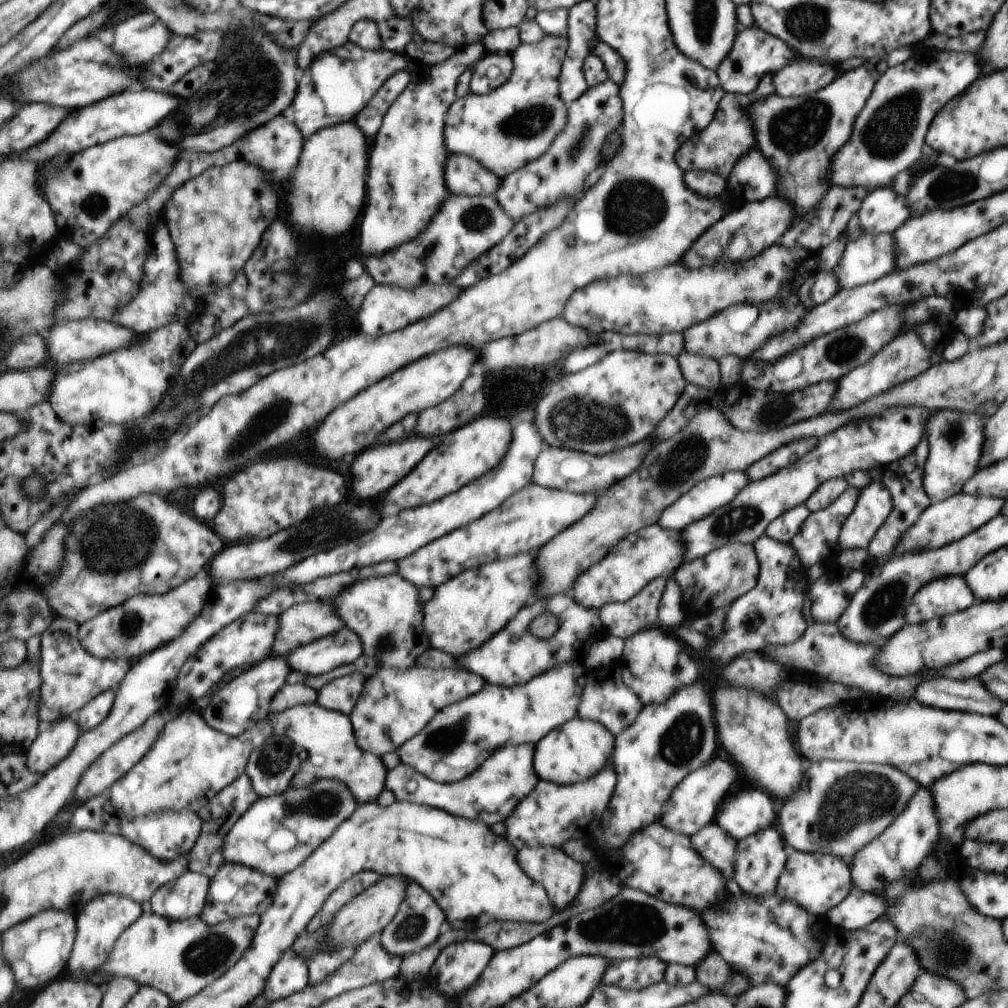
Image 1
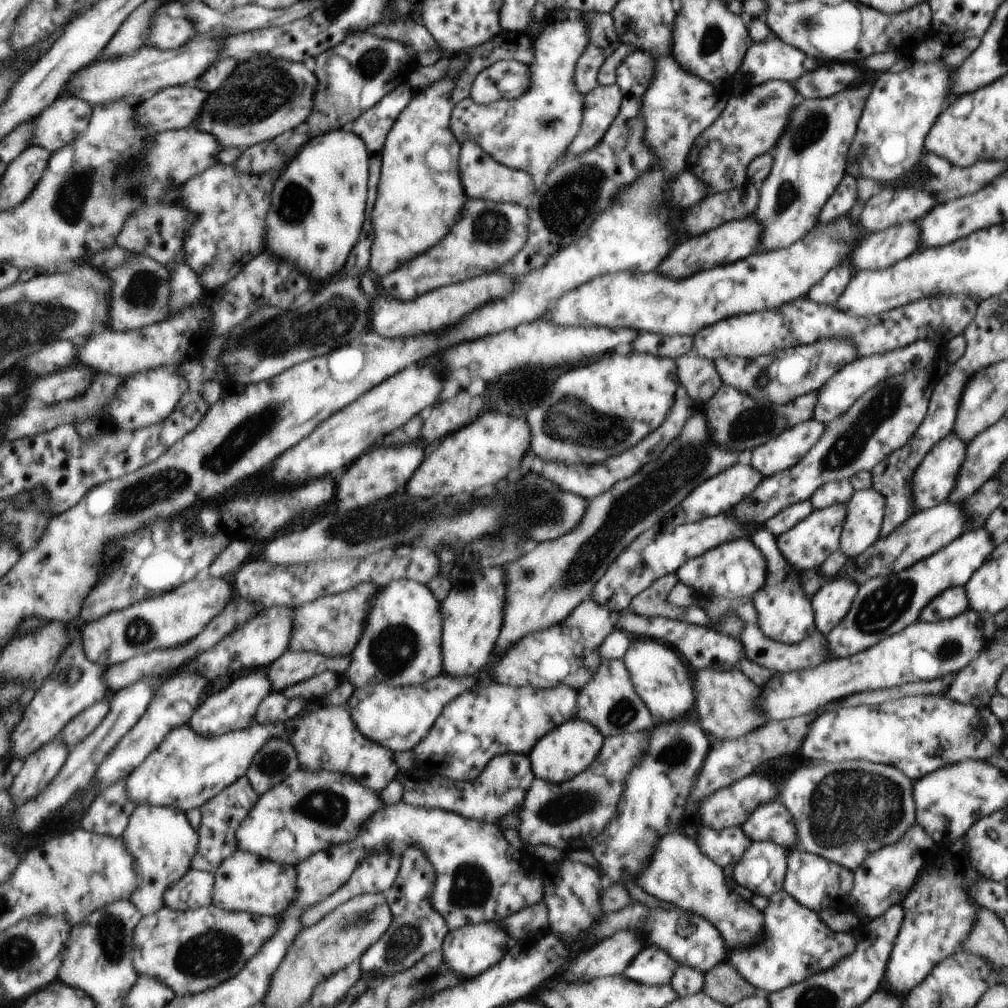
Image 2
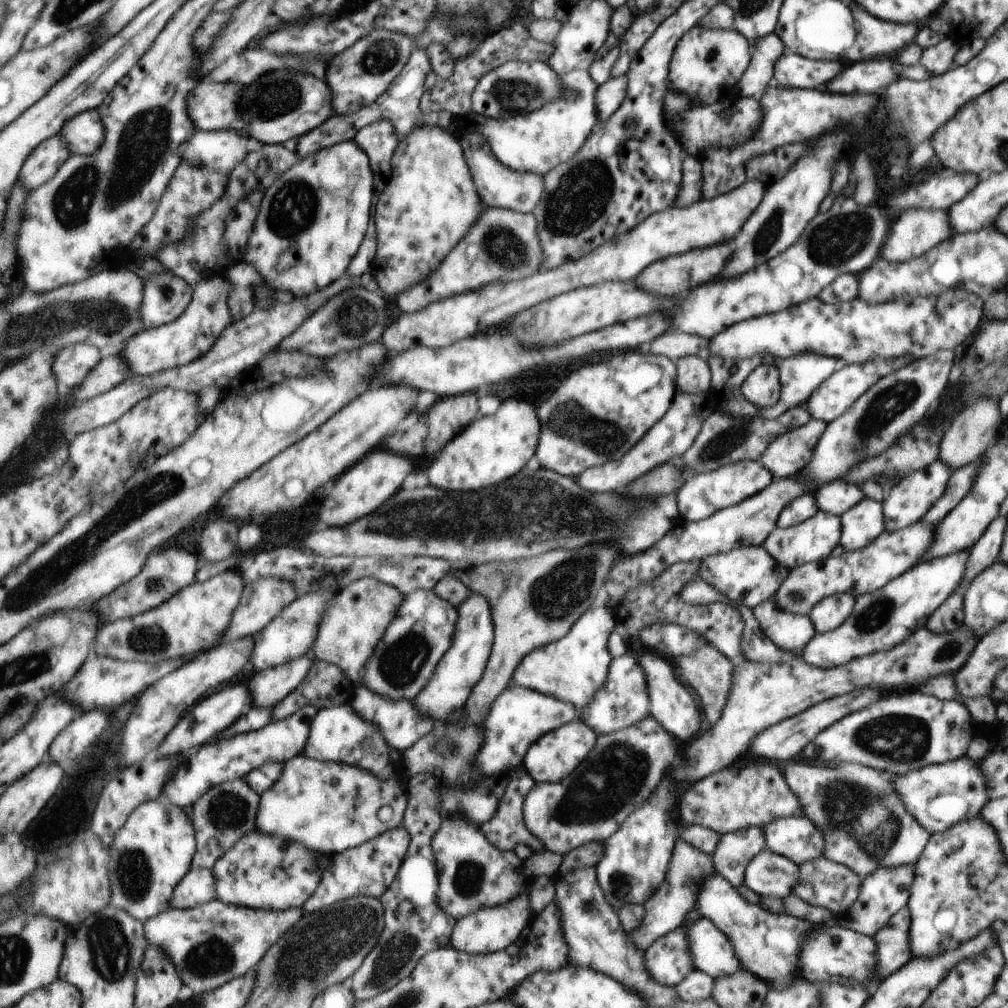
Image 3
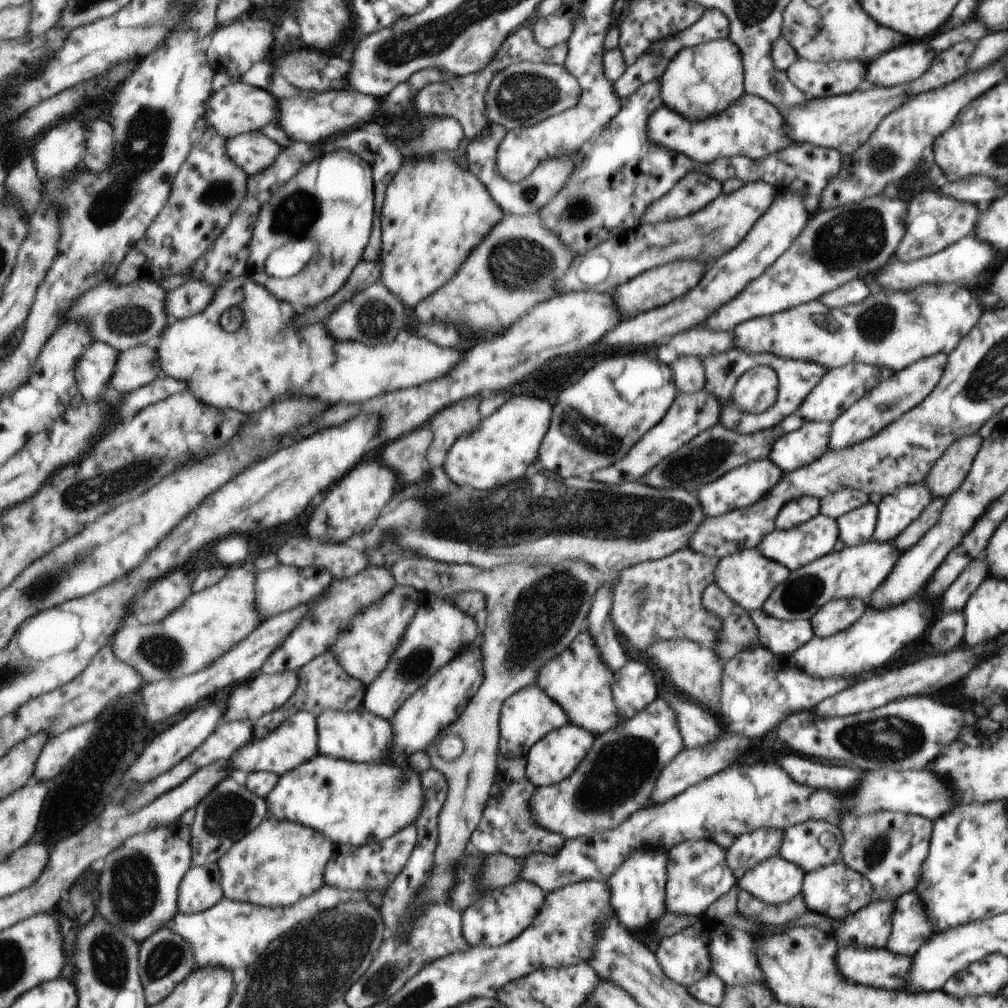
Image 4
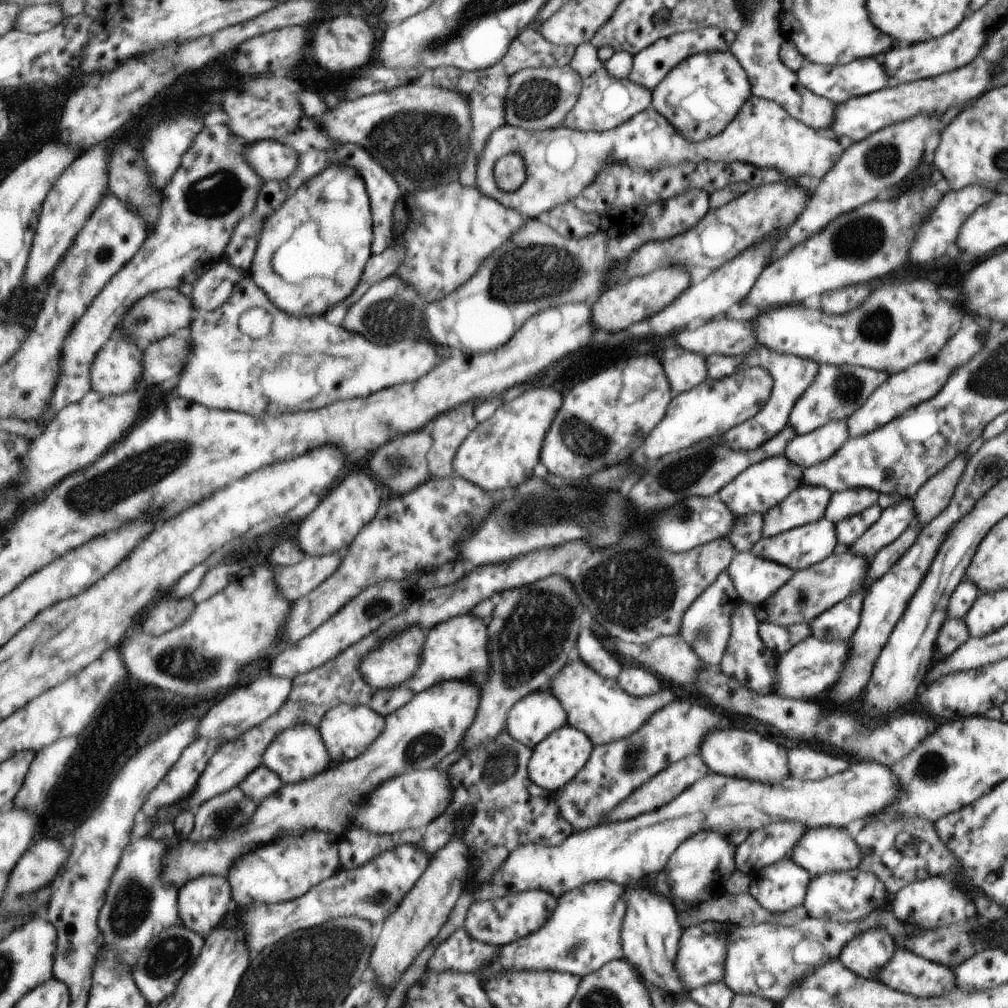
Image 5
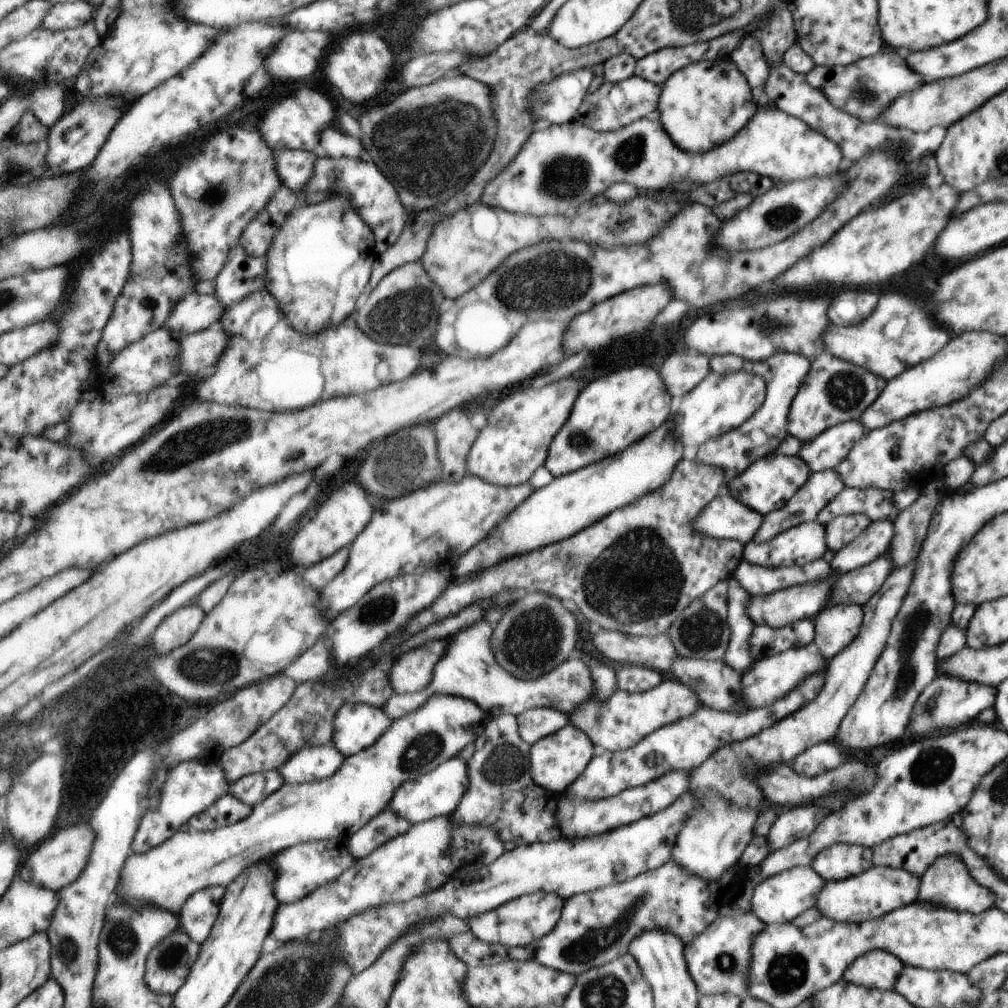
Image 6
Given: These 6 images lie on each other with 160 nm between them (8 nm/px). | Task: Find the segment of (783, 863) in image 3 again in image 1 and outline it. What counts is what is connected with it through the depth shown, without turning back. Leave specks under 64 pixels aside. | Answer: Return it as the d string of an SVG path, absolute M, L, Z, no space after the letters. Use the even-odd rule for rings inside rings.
M769 826L767 829L759 830L759 833L751 834L750 837L737 840L737 856L734 858L732 878L741 891L754 896L767 897L767 894L774 894L777 889L778 879L785 865L785 852L783 852L781 838Z

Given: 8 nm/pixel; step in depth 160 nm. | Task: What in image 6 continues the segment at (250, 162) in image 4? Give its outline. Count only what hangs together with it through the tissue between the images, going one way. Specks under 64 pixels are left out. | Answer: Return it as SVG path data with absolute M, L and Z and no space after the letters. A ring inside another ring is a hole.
M281 150L277 152L275 158L283 184L295 192L303 192L307 182L315 175L317 156L313 152L303 150Z

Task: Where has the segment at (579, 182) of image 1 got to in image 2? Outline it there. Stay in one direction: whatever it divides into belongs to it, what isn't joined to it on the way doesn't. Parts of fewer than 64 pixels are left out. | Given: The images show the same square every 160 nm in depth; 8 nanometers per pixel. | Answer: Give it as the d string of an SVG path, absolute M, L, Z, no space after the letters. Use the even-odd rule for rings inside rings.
M615 83L597 85L593 90L584 94L585 113L581 129L570 142L566 153L574 155L587 152L602 140L607 129L614 122L621 110L623 101L621 88Z

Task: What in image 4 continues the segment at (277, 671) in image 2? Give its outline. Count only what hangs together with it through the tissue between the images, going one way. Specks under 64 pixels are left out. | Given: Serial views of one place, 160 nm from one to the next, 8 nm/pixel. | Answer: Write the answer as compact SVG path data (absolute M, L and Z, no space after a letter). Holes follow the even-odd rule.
M297 671L277 674L261 673L249 681L236 685L227 702L223 722L257 721L280 709L297 692L300 678Z

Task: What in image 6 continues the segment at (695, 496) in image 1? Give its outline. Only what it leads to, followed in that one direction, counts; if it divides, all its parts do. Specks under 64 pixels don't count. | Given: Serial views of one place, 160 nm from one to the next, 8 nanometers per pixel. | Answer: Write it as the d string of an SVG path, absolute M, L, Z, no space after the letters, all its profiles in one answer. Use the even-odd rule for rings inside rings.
M770 455L759 458L742 474L725 484L724 492L745 504L750 510L763 516L782 508L794 494L809 480L811 471L801 458L787 455Z

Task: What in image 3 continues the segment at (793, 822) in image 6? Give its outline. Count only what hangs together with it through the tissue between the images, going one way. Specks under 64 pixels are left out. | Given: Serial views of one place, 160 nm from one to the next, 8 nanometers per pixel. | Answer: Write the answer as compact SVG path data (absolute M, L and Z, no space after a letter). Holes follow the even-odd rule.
M761 827L735 830L721 834L715 848L709 854L714 872L733 887L743 883L743 874L751 858L756 857L766 847Z

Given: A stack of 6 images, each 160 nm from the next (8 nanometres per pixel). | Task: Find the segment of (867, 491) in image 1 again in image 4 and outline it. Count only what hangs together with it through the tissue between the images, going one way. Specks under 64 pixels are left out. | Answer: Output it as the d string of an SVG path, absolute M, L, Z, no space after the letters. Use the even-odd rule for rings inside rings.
M867 502L836 520L838 538L843 542L845 547L865 544L873 537L877 520L878 507Z

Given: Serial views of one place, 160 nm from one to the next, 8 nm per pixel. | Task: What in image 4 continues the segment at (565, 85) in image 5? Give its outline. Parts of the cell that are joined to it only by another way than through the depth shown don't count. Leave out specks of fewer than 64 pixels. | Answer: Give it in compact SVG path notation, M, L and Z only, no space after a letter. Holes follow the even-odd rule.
M525 61L511 65L495 76L486 96L486 116L489 122L501 124L509 131L527 128L575 106L579 93L578 81L564 65Z

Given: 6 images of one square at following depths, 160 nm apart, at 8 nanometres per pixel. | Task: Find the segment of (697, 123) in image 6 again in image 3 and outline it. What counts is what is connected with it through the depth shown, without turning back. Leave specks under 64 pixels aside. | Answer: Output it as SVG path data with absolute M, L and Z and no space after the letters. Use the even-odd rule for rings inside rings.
M695 24L679 38L670 57L669 89L695 98L695 105L710 105L719 98L725 86L733 88L749 64L749 44L743 34L728 29L703 28Z

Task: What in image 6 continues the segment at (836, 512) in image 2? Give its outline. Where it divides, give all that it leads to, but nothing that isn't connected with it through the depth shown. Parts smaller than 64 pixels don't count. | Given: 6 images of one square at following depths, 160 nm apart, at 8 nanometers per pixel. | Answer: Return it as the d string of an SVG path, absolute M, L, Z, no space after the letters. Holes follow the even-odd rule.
M809 521L789 528L766 542L755 543L753 540L747 542L743 545L742 559L763 567L803 566L818 561L826 550L826 526L816 521Z

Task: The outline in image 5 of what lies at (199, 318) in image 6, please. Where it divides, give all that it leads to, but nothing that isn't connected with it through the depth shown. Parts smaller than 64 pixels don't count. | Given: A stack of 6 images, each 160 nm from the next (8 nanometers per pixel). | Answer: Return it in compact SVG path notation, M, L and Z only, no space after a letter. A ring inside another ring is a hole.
M163 289L145 298L142 298L137 304L123 317L123 334L129 335L131 340L146 348L155 341L176 335L177 333L190 328L197 310L194 308L194 302L189 296L184 296L178 289Z

